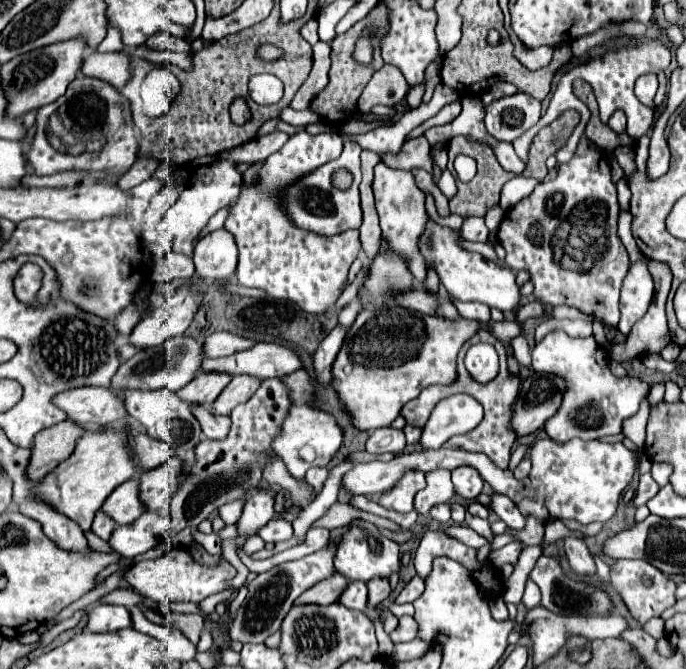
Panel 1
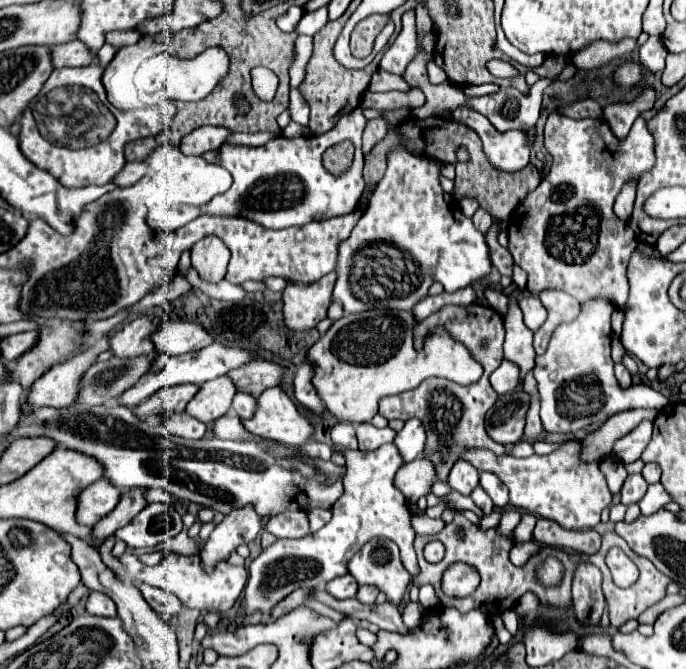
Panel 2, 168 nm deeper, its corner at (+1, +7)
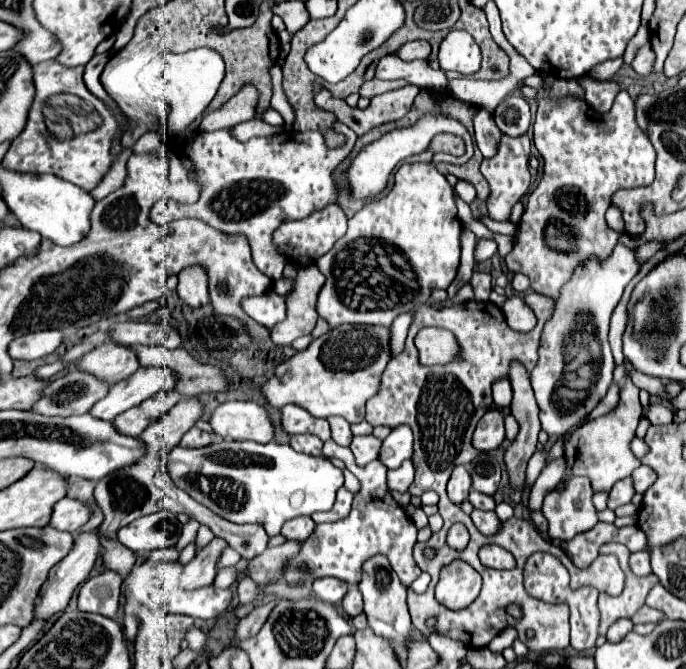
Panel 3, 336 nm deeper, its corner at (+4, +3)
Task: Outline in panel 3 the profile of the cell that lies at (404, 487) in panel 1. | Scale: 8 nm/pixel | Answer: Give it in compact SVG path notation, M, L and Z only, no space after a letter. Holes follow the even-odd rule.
M334 440L324 442L324 452L326 458L340 458L346 468L360 480L362 490L354 496L352 512L348 518L332 524L318 524L312 536L302 544L300 554L286 566L284 580L288 584L294 582L306 582L312 584L316 578L332 576L348 584L358 584L362 578L362 564L376 556L382 554L390 560L392 570L398 574L400 582L404 586L410 586L418 576L420 568L412 558L412 548L416 544L416 526L412 518L400 508L400 504L390 496L388 486L386 486L386 466L380 460L372 460L366 466L358 466L352 458L352 450L338 446Z

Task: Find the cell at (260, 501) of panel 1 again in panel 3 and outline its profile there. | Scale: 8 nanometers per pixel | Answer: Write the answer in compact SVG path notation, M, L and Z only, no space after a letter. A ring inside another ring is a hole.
M214 538L206 548L198 550L196 556L184 566L180 574L180 588L184 590L198 590L210 586L216 576L216 560L226 548L226 542Z

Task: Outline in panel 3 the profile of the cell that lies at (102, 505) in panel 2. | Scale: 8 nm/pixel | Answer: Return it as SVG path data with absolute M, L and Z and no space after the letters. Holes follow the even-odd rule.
M62 498L52 508L52 522L50 522L50 526L54 526L56 530L76 532L80 528L80 524L84 524L88 520L88 516L90 516L90 508L84 506L84 502Z

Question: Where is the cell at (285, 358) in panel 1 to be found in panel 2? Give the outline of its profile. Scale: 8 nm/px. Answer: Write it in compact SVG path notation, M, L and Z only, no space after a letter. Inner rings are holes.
M211 344L203 350L197 350L197 352L189 352L189 354L181 354L181 356L167 356L167 354L161 354L161 358L155 360L155 364L151 366L149 374L145 374L133 388L129 388L127 392L123 392L119 396L119 402L123 406L137 406L139 402L143 402L145 398L153 396L157 390L165 388L165 386L175 386L175 384L185 384L185 382L191 382L191 384L203 384L203 382L209 382L213 378L219 378L219 376L225 376L229 370L235 370L239 366L245 366L249 362L257 360L257 356L251 352L251 350L245 350L245 348L233 348L233 346L223 346L223 344Z

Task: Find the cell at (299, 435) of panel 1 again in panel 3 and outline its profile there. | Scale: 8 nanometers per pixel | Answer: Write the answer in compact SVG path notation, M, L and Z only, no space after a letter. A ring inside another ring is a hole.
M224 402L220 404L210 420L212 432L222 440L274 440L274 428L264 406L254 402Z

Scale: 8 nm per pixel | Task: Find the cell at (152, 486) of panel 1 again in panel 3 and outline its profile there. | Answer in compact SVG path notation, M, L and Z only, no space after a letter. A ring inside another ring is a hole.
M80 534L80 536L76 536L72 552L50 570L48 580L40 588L40 594L38 594L38 600L36 600L36 606L34 606L34 620L50 620L52 616L66 610L74 590L88 578L88 574L90 574L90 570L92 570L96 558L98 558L98 552L100 552L100 542L98 542L96 534Z

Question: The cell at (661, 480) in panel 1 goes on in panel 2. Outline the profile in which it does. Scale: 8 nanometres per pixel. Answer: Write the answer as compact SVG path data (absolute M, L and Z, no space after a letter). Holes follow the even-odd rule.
M645 464L645 468L643 468L643 478L649 482L649 484L655 484L655 482L659 482L659 478L661 478L661 470L659 470L659 464Z

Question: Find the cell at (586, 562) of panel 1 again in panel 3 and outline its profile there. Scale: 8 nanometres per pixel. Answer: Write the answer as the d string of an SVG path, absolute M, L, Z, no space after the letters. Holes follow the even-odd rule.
M594 588L574 590L566 604L570 606L570 646L578 652L594 648L598 638L598 592Z

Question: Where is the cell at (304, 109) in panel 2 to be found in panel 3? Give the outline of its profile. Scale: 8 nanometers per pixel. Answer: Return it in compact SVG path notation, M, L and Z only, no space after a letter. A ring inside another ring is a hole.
M278 64L272 66L270 78L272 78L272 100L270 100L270 106L282 114L286 124L292 124L294 122L294 110L288 104L288 98L286 98L284 90L282 90L282 68Z

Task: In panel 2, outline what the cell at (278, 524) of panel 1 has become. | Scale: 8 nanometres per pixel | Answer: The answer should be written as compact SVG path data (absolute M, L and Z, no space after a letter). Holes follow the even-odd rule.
M287 510L283 514L277 514L275 518L269 518L265 530L277 538L303 538L309 532L307 512Z

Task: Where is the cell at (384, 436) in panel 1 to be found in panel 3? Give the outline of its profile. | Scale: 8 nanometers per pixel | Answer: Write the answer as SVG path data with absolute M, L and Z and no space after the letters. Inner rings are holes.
M354 436L352 444L350 444L350 450L354 452L356 464L366 466L368 462L378 458L380 446L382 446L382 442L378 438L374 438L374 436Z

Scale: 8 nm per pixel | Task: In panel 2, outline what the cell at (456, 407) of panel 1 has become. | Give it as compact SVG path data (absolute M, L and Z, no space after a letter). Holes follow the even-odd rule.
M419 418L407 420L407 424L399 432L399 436L395 436L395 446L399 448L405 462L415 460L423 452L425 438L427 438L425 436L425 426L419 422Z

